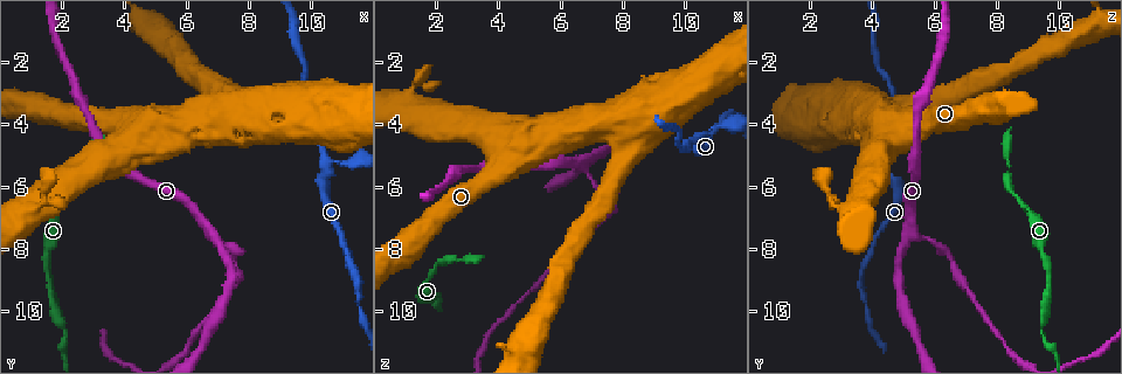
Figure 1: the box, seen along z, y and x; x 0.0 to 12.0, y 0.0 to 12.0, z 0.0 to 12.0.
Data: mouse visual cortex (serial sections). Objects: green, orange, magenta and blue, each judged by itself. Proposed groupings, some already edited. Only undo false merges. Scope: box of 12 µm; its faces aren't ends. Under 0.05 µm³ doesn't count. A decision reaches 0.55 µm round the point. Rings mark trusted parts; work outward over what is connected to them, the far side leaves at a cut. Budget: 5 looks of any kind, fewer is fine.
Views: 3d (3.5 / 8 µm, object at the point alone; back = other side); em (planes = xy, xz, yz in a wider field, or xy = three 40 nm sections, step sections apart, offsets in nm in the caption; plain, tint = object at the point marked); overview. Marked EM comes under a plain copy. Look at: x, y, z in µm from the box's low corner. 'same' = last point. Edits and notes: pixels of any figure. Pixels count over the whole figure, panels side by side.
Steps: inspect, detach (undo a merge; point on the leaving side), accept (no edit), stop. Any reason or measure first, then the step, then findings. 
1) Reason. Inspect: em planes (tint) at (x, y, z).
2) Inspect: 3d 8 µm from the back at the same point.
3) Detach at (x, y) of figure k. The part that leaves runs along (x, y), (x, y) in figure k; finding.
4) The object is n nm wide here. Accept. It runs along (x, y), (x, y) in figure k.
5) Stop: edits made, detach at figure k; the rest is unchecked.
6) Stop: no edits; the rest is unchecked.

Side arm on a straight run. Inspect: 3d 3.5 µm at (6.5, 7.2, 5.3).

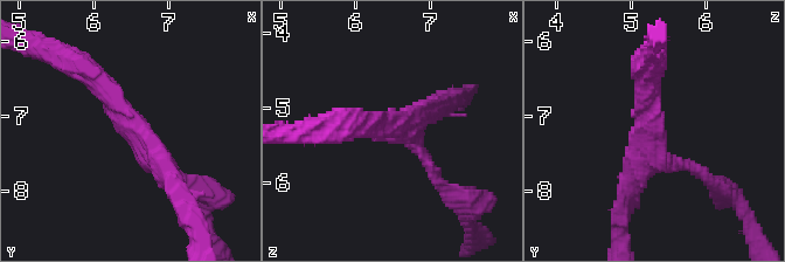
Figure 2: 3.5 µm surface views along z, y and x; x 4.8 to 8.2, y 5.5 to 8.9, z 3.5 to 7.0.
3 arms meet here; the arms are 200, 300, 300 nm wide; need the tissue. Inspect: em planes (tint) at (6.55, 7.20, 5.30).

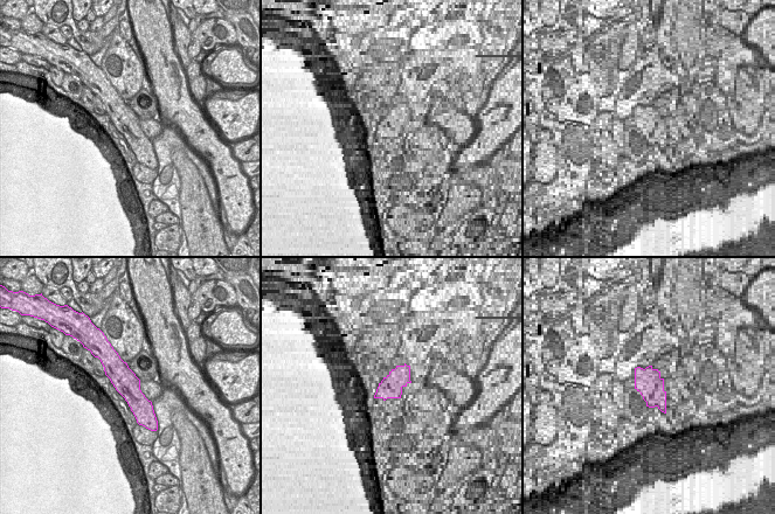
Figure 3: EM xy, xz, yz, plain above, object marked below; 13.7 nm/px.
The object is 340 nm wide here. Accept. It runs along (108, 359), (152, 417) in figure 3; one cell here.

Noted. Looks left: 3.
Arms part here. Inspect: 3d 3.5 µm from the back at (10.5, 5.4, 4.4).

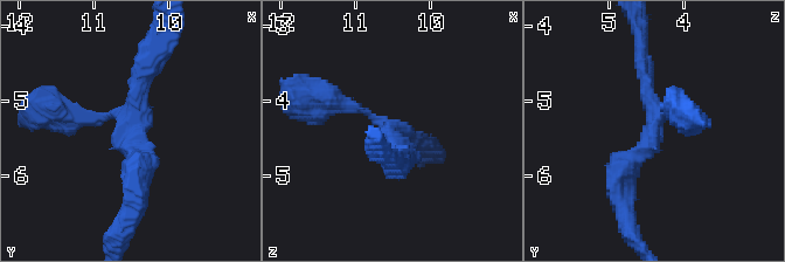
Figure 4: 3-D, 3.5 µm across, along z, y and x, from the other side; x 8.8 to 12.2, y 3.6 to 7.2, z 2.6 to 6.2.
Need the tissue. Inspect: em xy step 3 (tint) at (10.45, 5.35, 4.45).

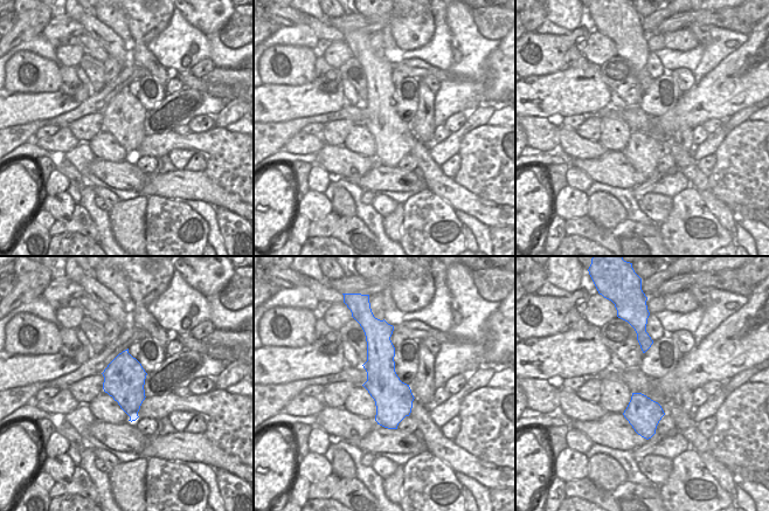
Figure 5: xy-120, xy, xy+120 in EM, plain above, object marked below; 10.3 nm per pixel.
The arms are 150, 200, 300 nm wide. Accept. It runs along (623, 195), (655, 123), (640, 55) in figure 4; continuous, no second cell.

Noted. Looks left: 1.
Stop: no edits; the rest is unchecked.

